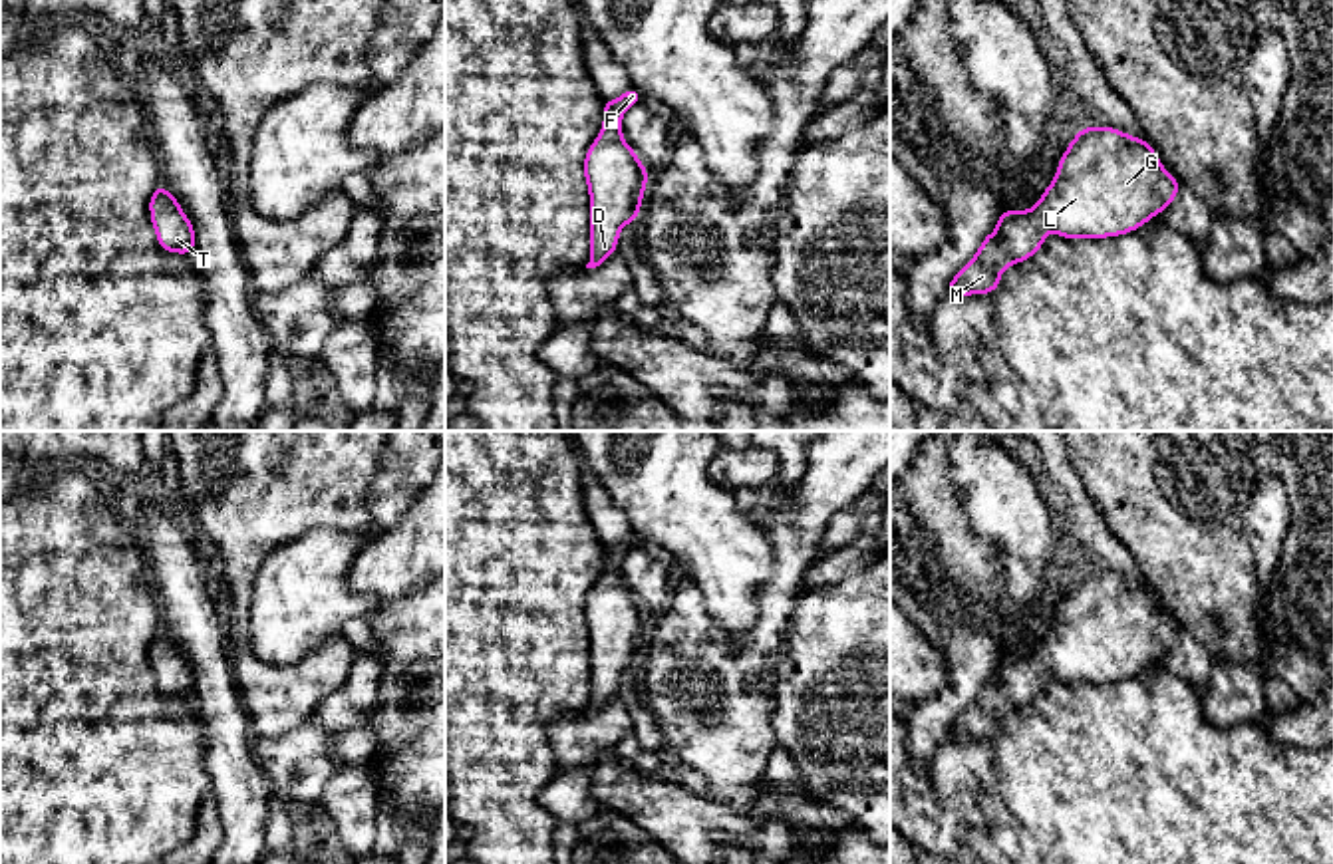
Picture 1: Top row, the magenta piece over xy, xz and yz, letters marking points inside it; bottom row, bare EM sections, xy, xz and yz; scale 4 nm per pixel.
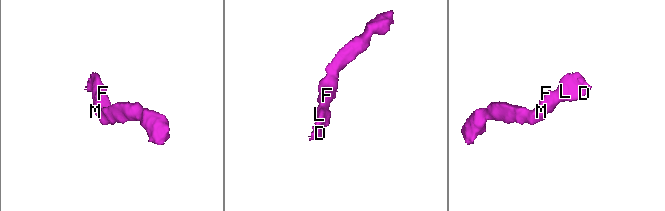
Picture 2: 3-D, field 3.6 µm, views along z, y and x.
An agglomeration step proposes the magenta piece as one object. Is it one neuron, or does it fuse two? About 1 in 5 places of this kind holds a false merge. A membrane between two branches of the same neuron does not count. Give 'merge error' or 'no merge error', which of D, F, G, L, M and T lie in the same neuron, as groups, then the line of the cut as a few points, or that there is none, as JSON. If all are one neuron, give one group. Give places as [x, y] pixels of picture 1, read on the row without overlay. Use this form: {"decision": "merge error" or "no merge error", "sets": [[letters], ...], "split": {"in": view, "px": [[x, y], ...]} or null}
{"decision": "no merge error", "sets": [["D", "F", "G", "L", "M", "T"]], "split": null}

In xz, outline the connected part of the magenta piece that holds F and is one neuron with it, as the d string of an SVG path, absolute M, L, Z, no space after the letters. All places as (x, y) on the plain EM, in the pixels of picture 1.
M630 532L624 540L604 546L604 570L584 604L590 636L590 707L600 711L616 693L624 669L640 661L648 614L622 584L622 558L644 542Z

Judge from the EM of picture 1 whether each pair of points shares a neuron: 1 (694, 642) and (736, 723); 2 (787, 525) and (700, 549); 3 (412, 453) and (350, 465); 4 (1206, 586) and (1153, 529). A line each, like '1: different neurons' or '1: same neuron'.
1: same neuron
2: different neurons
3: different neurons
4: same neuron

